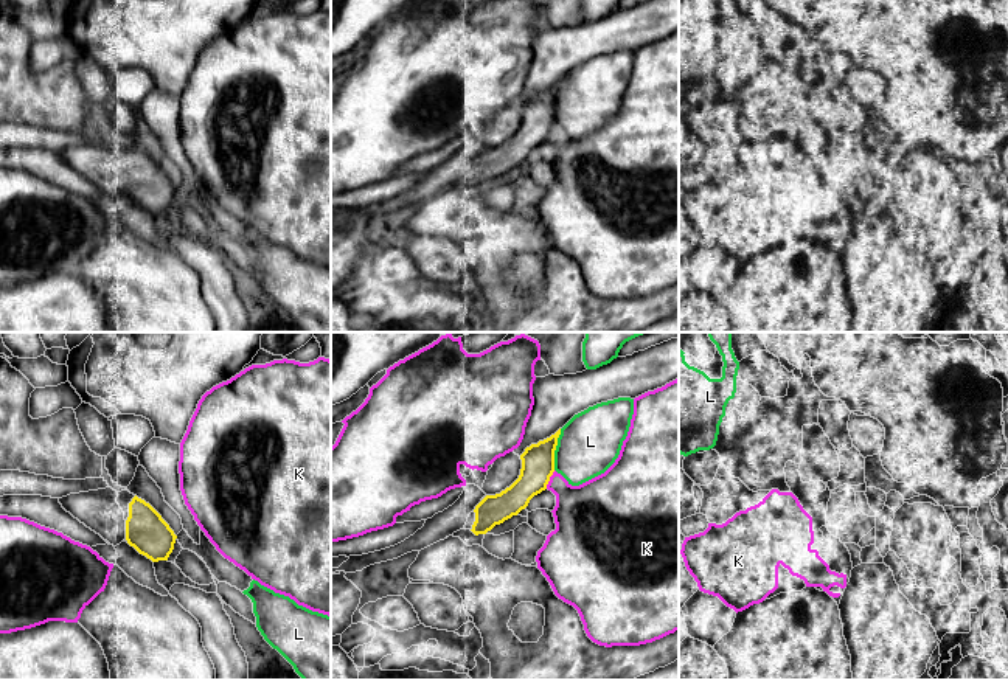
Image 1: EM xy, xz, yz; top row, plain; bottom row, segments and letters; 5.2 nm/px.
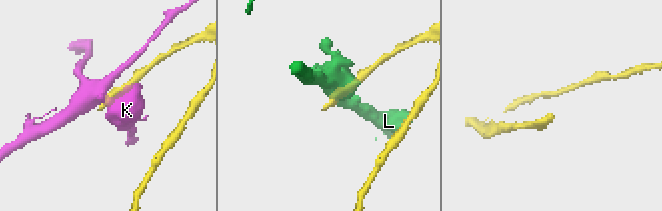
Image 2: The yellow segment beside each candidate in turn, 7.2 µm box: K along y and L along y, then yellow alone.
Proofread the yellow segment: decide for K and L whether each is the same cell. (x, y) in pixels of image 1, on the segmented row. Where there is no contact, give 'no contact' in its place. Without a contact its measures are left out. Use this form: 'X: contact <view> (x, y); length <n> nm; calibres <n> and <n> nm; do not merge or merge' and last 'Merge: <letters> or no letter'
K: contact xz (549, 480); length 110 nm; calibres 180 and 300 nm; do not merge
L: contact xz (555, 449); length 220 nm; calibres 180 and 320 nm; do not merge
Merge: no letter

